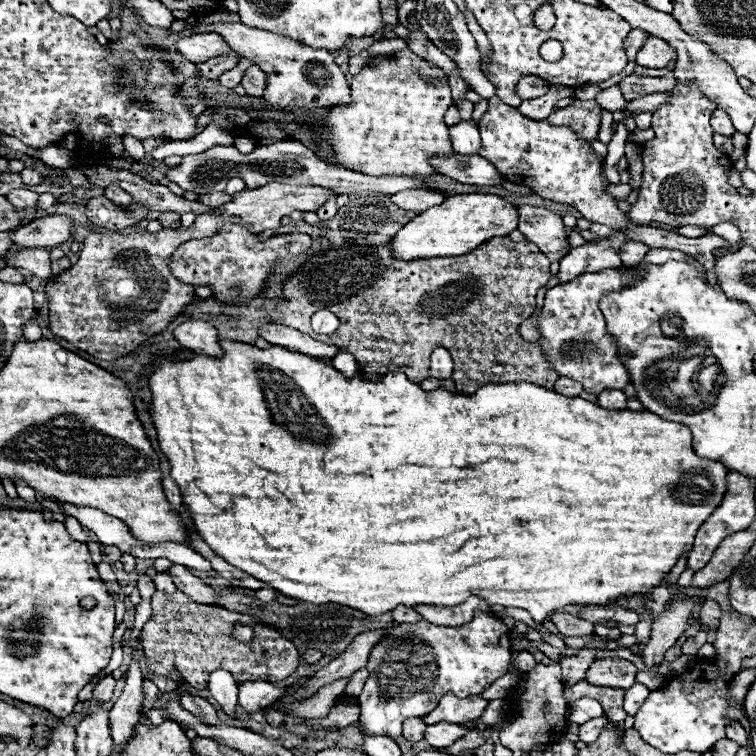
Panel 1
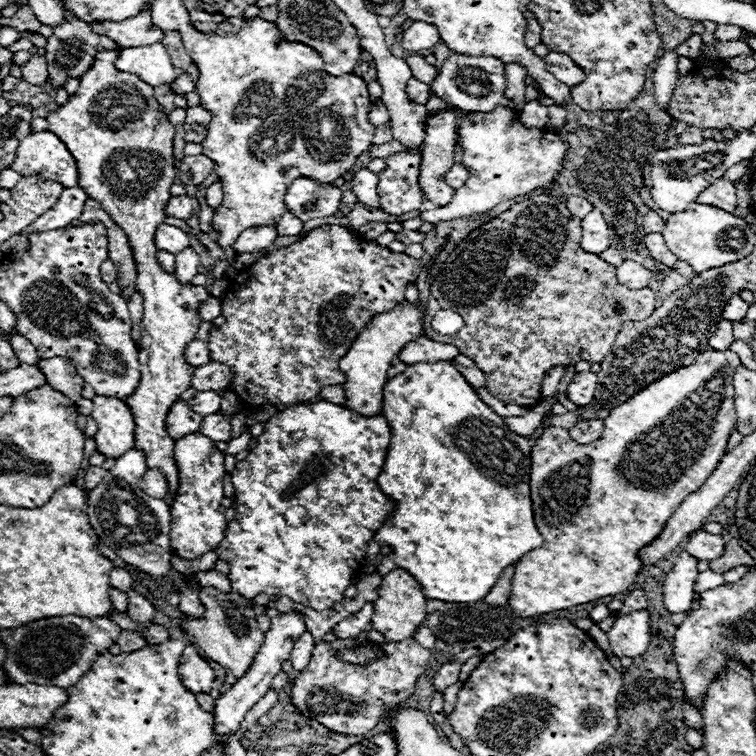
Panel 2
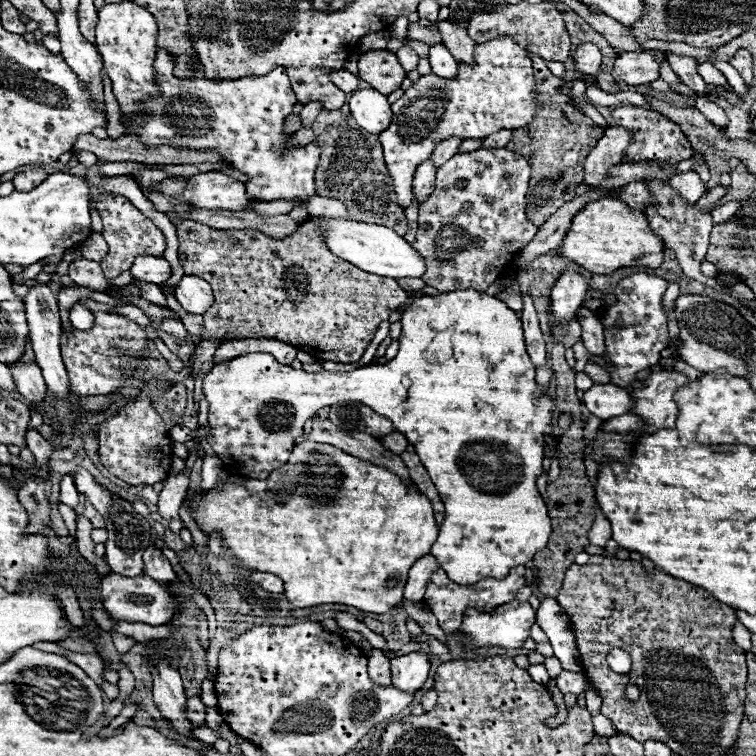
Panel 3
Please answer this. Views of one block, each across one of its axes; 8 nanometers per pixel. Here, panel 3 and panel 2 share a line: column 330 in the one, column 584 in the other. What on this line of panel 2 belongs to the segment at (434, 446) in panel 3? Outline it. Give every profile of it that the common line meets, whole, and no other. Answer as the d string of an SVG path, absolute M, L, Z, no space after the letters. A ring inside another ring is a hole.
M578 372L572 382L568 384L568 398L576 404L576 406L586 406L590 404L590 400L594 398L594 390L596 390L596 374L592 372Z

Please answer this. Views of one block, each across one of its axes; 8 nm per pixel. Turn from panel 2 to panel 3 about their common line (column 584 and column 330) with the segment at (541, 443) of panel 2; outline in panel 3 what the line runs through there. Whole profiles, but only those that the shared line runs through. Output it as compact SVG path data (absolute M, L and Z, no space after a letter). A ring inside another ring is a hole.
M298 444L288 462L282 464L280 468L276 468L266 480L242 480L242 478L230 478L230 482L226 484L224 490L208 490L206 494L198 494L194 498L194 502L188 500L188 506L192 506L190 512L198 524L200 530L204 530L206 534L220 530L222 532L222 542L226 548L230 548L230 552L242 562L240 566L246 566L250 570L256 572L272 572L276 576L280 576L284 580L284 594L288 598L288 602L292 602L296 608L310 608L310 606L320 606L320 604L346 604L346 606L354 606L358 610L364 612L374 612L374 614L384 614L390 608L394 608L396 604L402 602L402 594L404 594L404 584L408 578L408 570L410 566L420 558L426 556L430 546L434 544L436 536L438 536L438 526L434 522L434 514L432 514L432 504L430 500L418 490L416 484L410 484L406 480L402 480L400 476L396 476L394 472L390 472L388 468L370 464L368 460L360 460L354 458L346 452L342 452L340 448L334 448L330 444Z

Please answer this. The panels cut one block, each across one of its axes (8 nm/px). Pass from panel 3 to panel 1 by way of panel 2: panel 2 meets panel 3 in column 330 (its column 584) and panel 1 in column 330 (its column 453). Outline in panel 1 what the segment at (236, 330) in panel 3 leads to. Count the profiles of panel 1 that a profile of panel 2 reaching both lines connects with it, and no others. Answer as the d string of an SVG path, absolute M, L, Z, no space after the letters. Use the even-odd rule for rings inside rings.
M508 236L494 237L490 242L474 248L466 256L452 258L430 258L430 260L394 260L390 256L390 246L380 248L340 248L334 252L314 254L302 270L284 284L284 298L288 302L280 304L278 312L282 318L270 318L272 322L296 328L312 338L334 344L342 352L354 354L360 374L366 378L384 376L390 370L404 372L412 382L420 384L428 378L430 352L434 346L442 344L450 348L454 356L452 380L456 390L462 394L474 394L484 384L510 384L510 382L530 382L554 388L558 374L546 364L538 342L526 342L518 334L518 326L534 312L536 292L550 278L550 260L542 256L536 244L528 240L513 242ZM316 310L330 310L340 318L340 328L332 336L322 336L312 332L310 318Z

